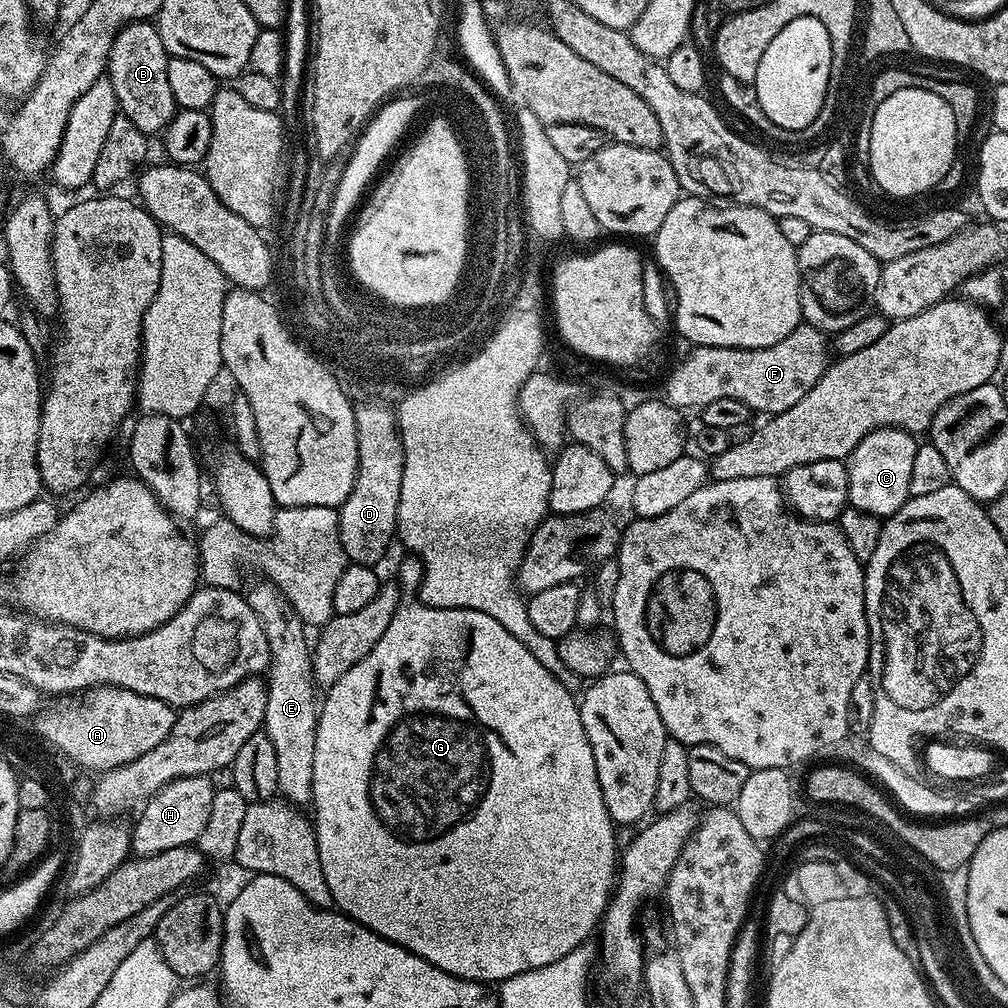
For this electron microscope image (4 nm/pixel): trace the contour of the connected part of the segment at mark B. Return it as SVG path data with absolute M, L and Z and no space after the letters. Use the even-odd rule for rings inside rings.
M133 21L124 27L116 36L108 55L106 76L114 88L119 111L149 136L163 133L178 111L170 82L167 81L169 59L161 36L149 21Z

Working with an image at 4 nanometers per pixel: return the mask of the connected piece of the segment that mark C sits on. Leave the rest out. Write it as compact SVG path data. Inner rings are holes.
M878 428L866 434L846 459L848 504L881 518L893 516L910 498L910 470L918 440L904 428Z

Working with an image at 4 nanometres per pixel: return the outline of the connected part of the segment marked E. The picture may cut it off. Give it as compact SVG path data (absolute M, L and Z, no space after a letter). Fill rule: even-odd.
M271 582L256 584L246 599L250 610L258 614L262 634L270 646L272 663L268 666L266 683L266 714L262 730L274 746L278 758L279 795L296 806L311 805L312 779L314 778L314 742L316 741L316 721L318 719L318 686L312 678L312 653L310 636L306 631L304 619L290 606L276 585Z

